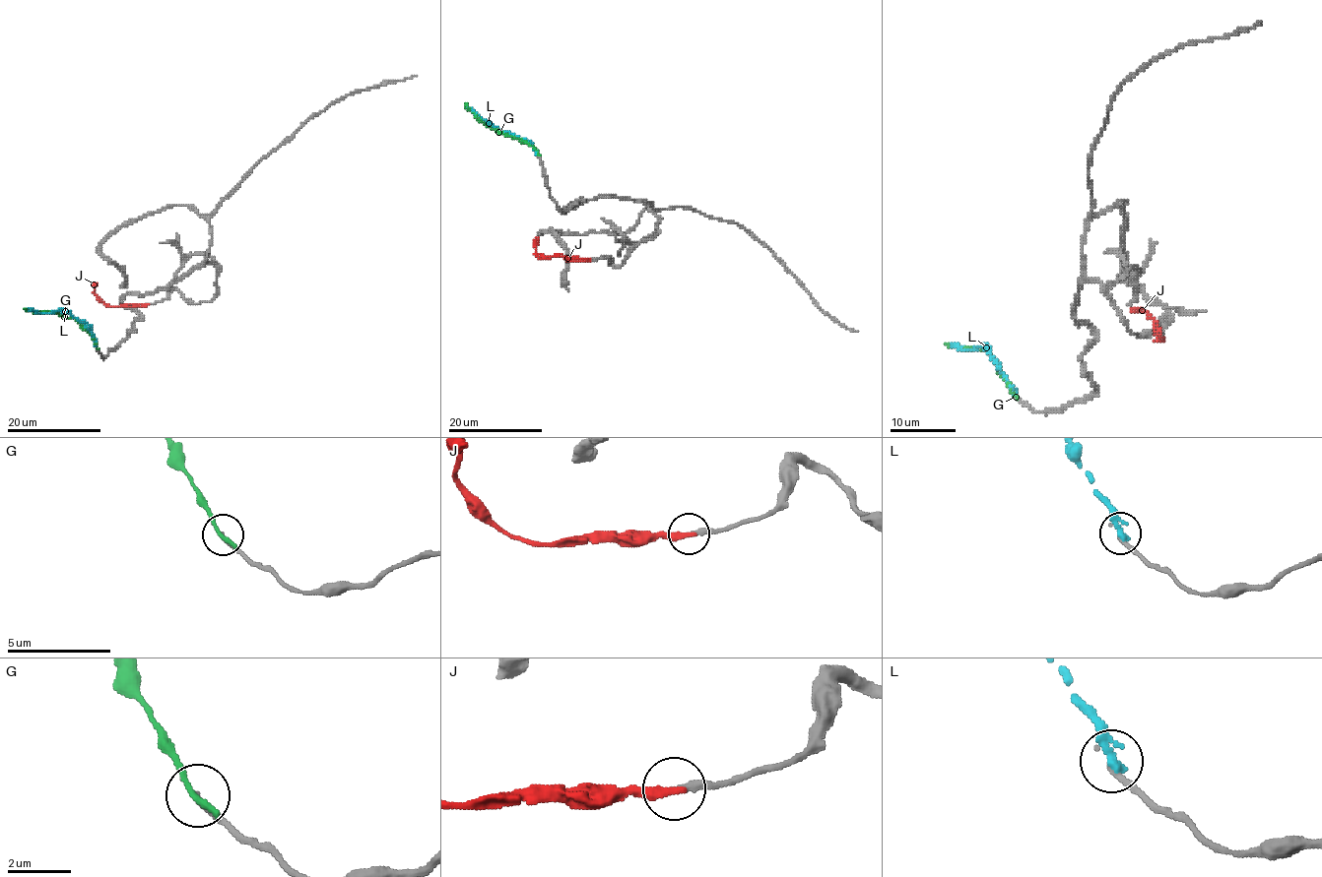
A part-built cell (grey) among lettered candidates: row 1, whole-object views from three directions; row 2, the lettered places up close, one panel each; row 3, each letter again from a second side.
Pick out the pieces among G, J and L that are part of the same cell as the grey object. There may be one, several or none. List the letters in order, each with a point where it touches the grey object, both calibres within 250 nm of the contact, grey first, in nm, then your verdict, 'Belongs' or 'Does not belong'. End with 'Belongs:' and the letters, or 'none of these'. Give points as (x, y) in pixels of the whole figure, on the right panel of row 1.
G: Touches grey at (1014, 395). Thickness 240 nm (grey) against 240 nm. Does not belong
J: Touches grey at (1161, 338). Thickness 240 nm (grey) against 340 nm. Belongs
L: Touches grey at (1014, 394). Thickness 200 nm (grey) against 320 nm. Does not belong
Belongs: J

